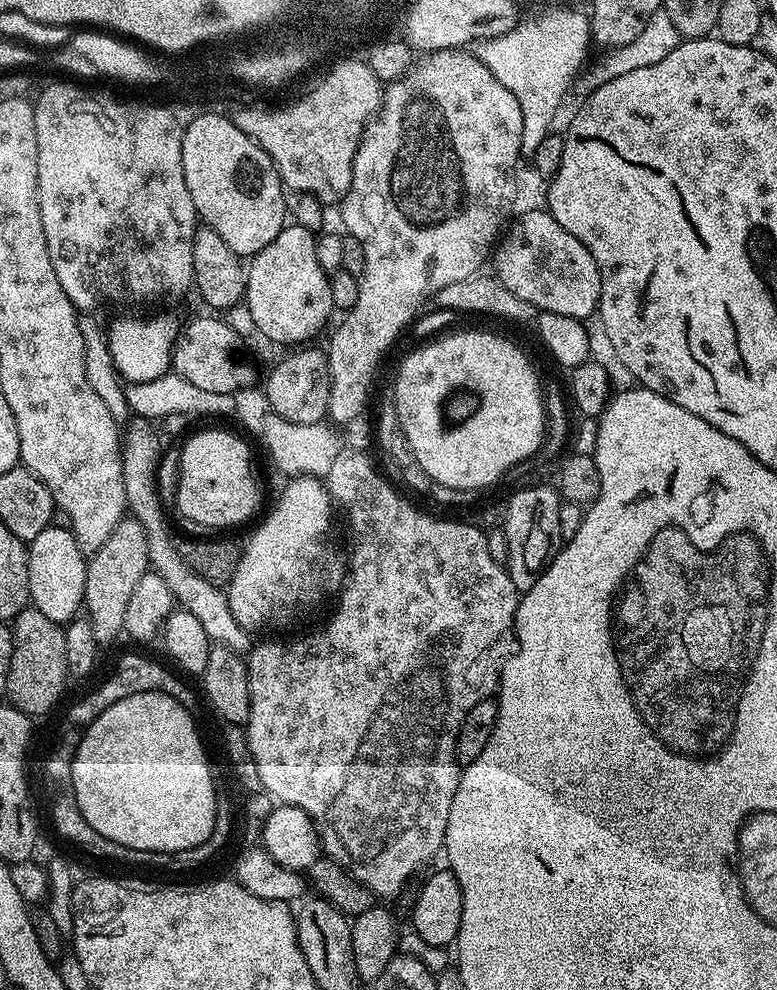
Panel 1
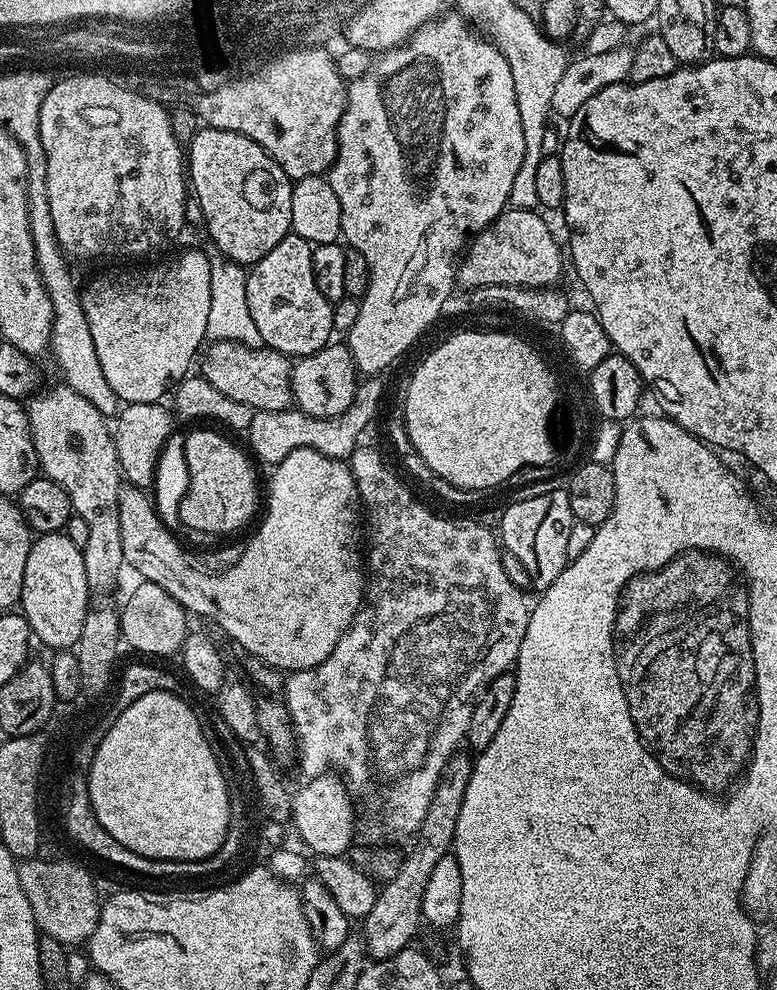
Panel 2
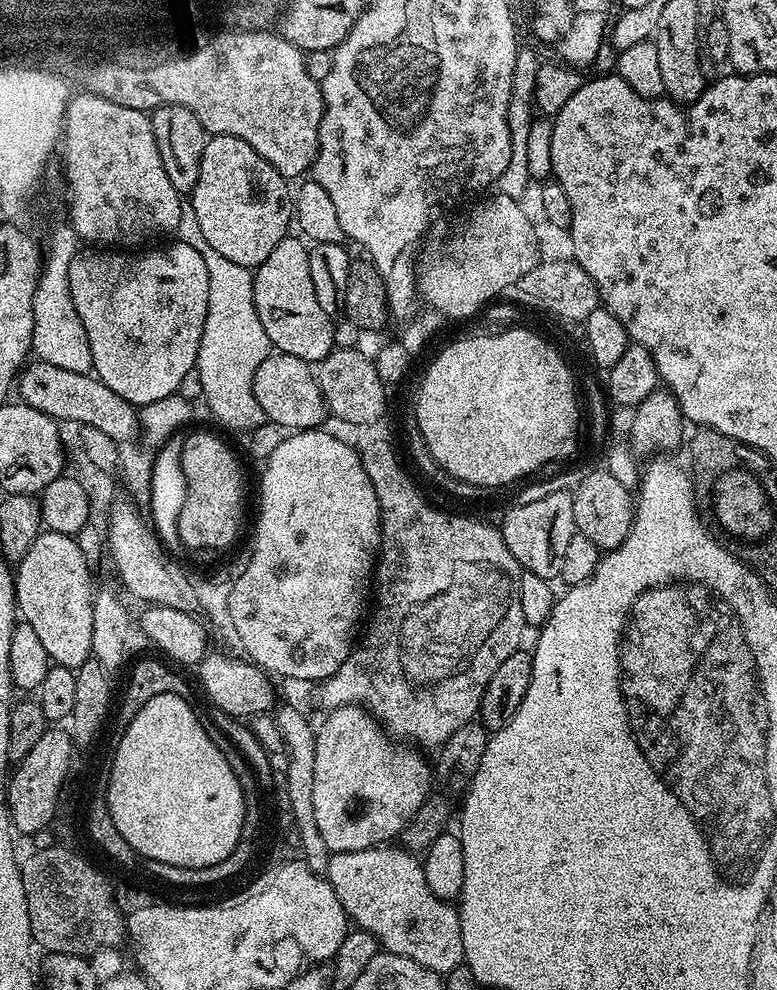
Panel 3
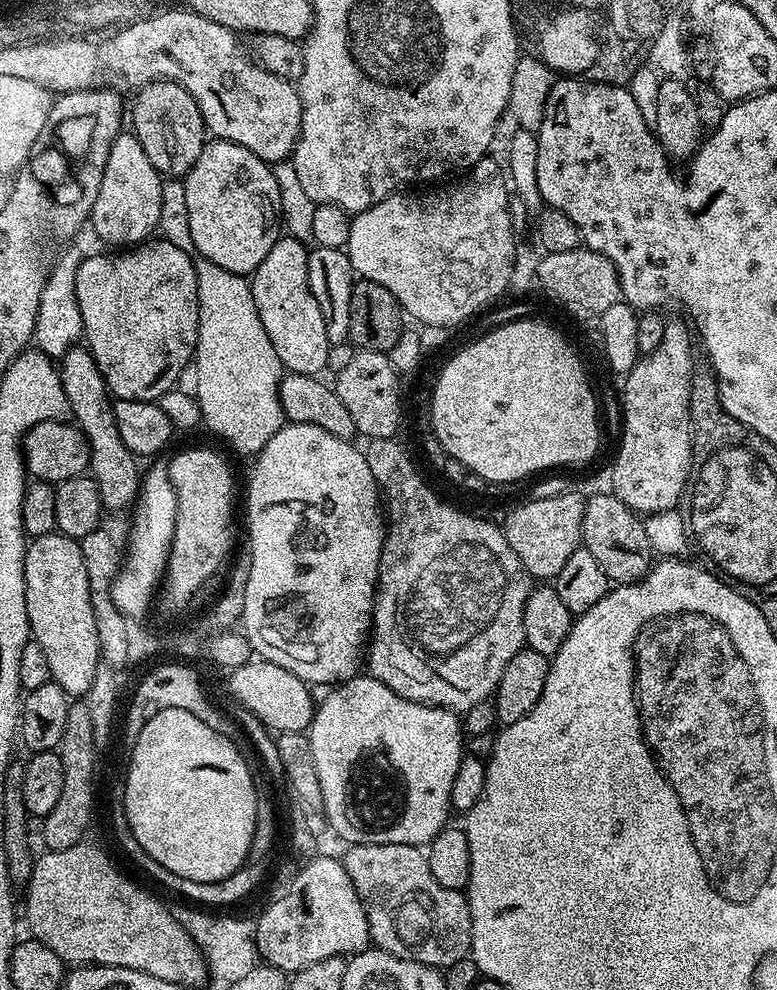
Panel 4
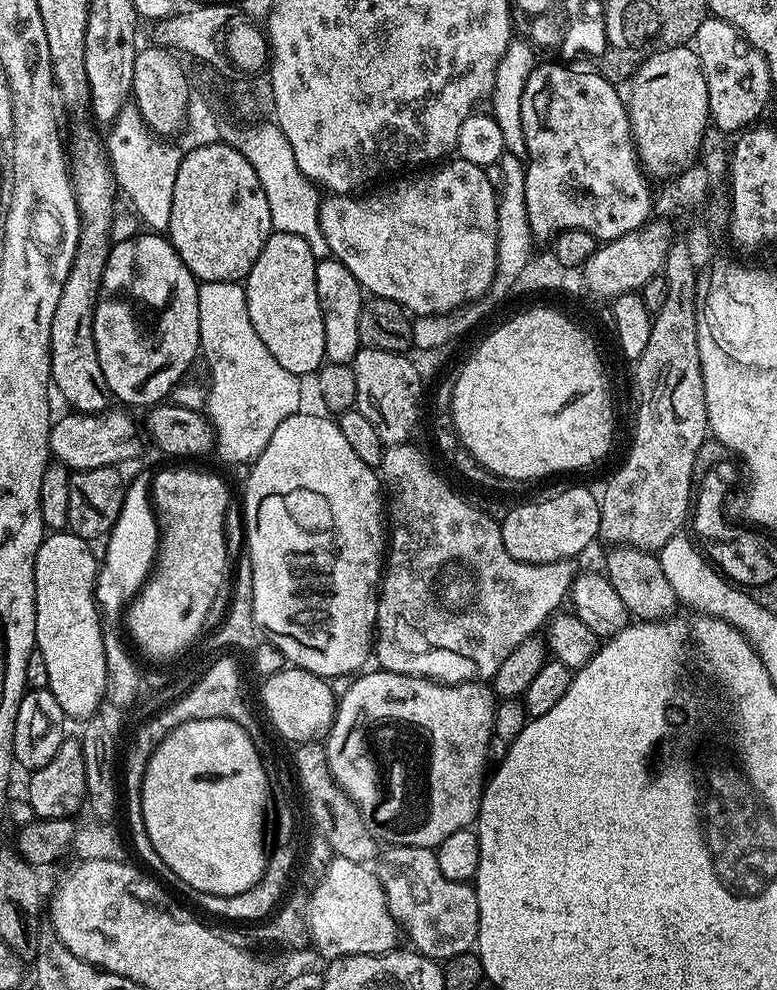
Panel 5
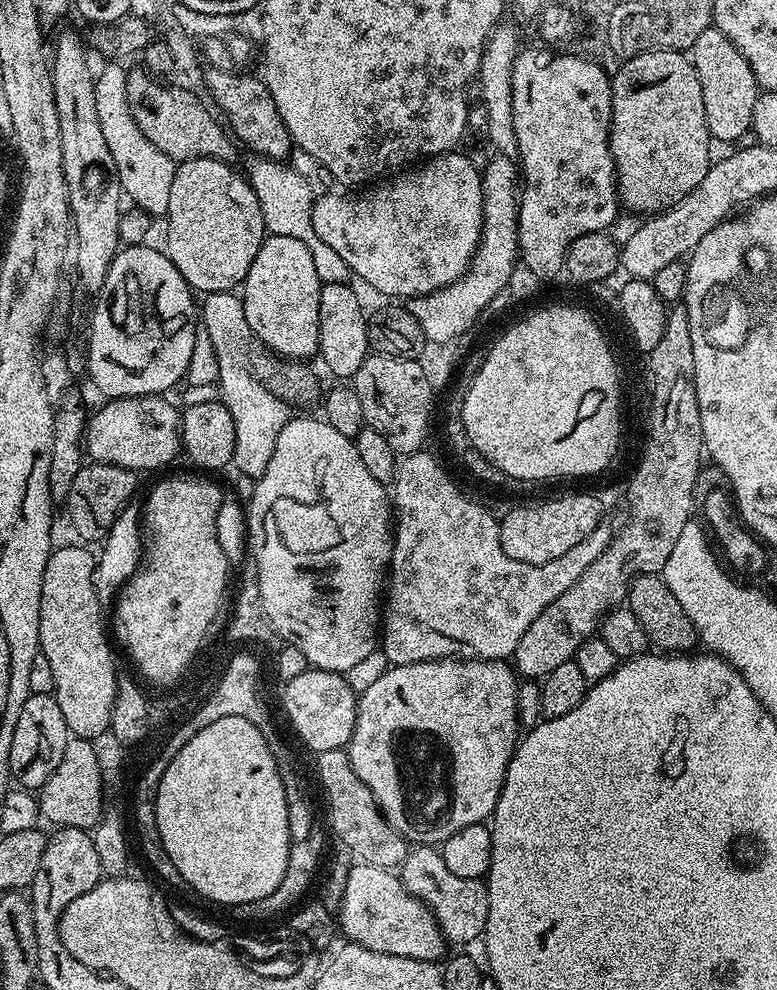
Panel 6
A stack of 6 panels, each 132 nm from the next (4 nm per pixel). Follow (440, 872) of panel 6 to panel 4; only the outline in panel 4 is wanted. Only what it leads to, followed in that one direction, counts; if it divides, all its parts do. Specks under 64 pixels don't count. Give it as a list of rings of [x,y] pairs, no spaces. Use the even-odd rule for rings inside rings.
[[[354,844],[343,849],[342,863],[346,874],[350,874],[350,882],[354,886],[354,890],[358,890],[358,898],[362,902],[362,906],[366,910],[366,922],[368,923],[368,934],[371,943],[375,947],[386,950],[390,954],[394,954],[398,958],[406,958],[414,962],[422,962],[428,964],[432,968],[446,969],[454,962],[465,959],[472,950],[472,923],[470,922],[470,906],[468,898],[464,892],[458,890],[450,890],[446,886],[442,886],[434,879],[434,874],[430,874],[430,866],[428,865],[427,855],[417,845],[414,844]]]

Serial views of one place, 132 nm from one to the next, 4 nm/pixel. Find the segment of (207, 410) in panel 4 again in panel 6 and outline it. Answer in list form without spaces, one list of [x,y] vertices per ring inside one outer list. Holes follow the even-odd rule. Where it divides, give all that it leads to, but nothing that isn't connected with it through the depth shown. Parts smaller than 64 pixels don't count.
[[[235,291],[209,292],[202,300],[202,328],[208,331],[212,352],[216,355],[216,368],[220,371],[218,396],[234,418],[234,458],[232,464],[244,476],[259,478],[270,466],[274,446],[282,426],[290,419],[290,405],[280,399],[248,369],[248,346],[254,337],[246,322],[243,299]]]

